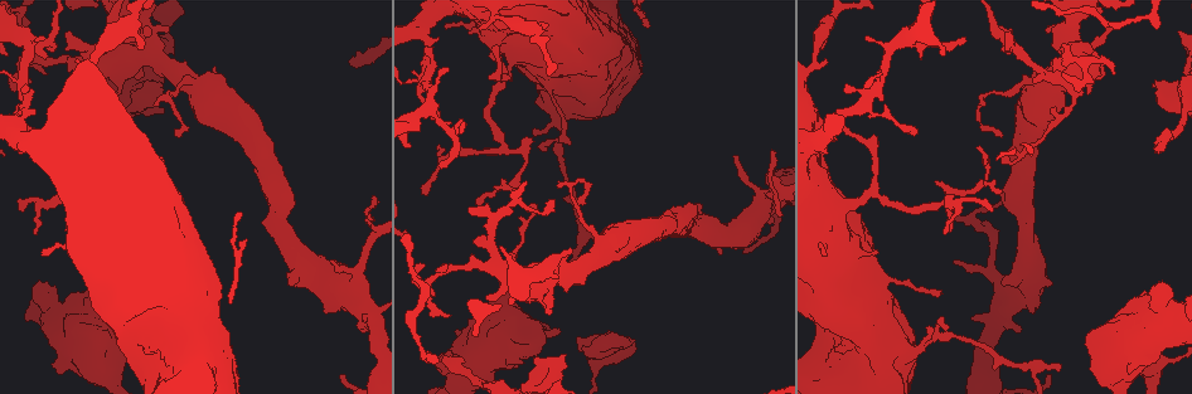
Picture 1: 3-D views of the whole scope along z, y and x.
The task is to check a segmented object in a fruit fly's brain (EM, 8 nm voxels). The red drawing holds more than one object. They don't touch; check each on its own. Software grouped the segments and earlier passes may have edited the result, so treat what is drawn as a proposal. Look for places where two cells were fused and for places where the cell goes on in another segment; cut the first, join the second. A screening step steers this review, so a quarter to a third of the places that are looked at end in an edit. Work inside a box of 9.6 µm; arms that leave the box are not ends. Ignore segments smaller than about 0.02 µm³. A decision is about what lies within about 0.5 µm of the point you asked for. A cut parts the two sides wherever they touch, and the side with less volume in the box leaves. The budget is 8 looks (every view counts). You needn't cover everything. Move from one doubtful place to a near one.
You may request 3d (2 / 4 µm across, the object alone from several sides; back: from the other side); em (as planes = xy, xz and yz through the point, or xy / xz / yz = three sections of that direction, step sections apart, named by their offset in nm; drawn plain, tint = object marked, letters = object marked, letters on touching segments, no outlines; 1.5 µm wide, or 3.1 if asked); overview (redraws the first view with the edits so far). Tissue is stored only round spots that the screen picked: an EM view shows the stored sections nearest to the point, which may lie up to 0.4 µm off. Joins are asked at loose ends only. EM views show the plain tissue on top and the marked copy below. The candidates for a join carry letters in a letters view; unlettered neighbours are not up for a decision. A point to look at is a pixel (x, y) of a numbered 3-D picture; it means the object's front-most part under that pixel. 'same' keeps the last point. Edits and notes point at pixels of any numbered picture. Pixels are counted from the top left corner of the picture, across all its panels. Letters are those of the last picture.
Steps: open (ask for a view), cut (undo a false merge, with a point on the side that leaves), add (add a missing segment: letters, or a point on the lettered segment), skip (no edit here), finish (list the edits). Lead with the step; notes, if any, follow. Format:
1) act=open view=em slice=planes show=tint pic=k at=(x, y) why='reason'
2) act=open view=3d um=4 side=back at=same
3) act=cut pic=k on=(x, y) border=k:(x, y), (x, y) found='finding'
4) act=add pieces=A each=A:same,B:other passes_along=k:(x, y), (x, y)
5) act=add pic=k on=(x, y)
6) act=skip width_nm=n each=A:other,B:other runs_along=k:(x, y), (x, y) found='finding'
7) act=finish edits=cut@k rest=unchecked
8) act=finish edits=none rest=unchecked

act=open view=em slice=planes show=letters pic=1 at=(533, 141) why='free end'

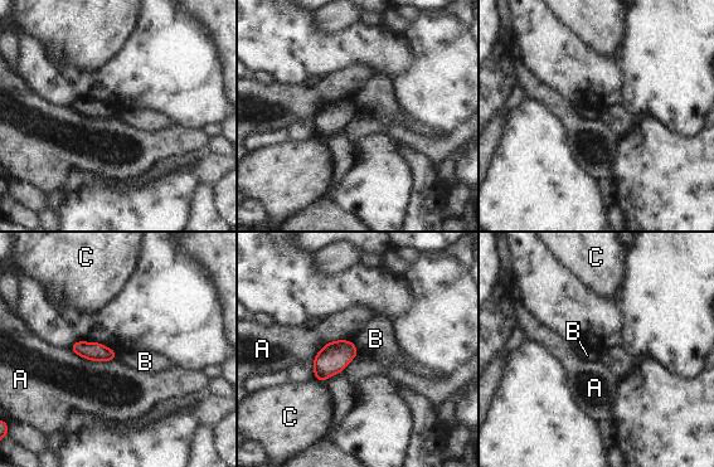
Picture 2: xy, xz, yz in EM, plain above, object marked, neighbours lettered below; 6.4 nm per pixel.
act=skip each=A:other,B:other,C:other border=2:(353, 341), (359, 353) found='none of them fits'

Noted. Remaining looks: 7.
act=open view=3d um=4 pic=1 at=(568, 143) why='free end'

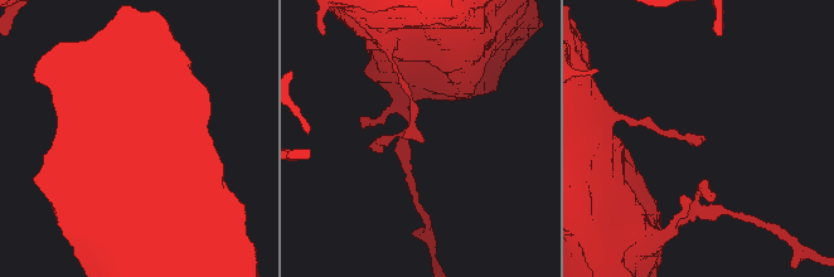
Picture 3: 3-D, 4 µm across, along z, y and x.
act=open view=em slice=planes show=letters pic=3 at=(423, 142)

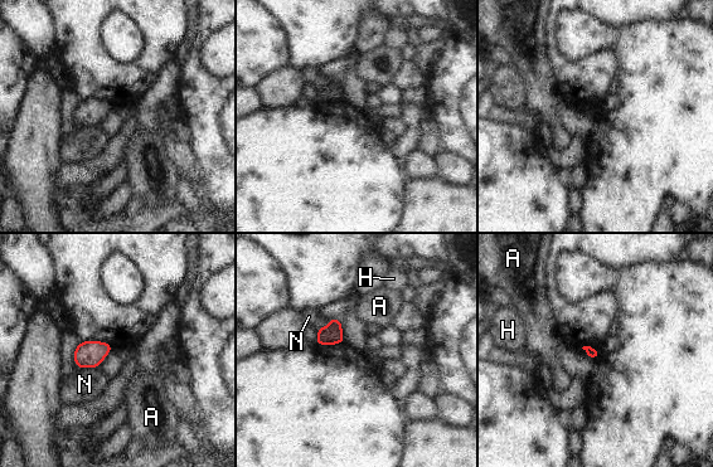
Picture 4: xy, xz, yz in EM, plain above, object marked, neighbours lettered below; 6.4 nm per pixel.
act=skip each=A:other,H:other,N:other found='none of them fits'

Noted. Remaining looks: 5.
act=open view=3d um=2 pic=1 at=(26, 85) why='free end'

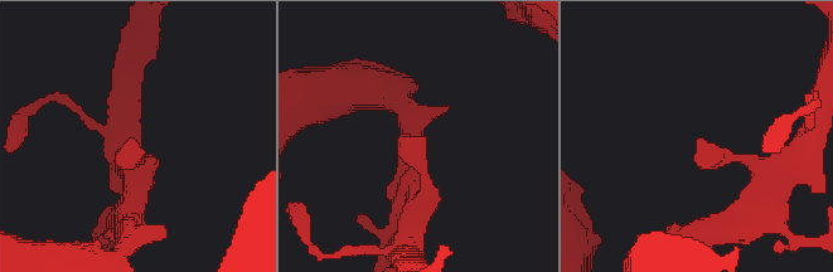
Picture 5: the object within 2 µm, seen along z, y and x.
act=open view=em slice=planes show=letters pic=5 at=(135, 140) why='shape alone is not enough'

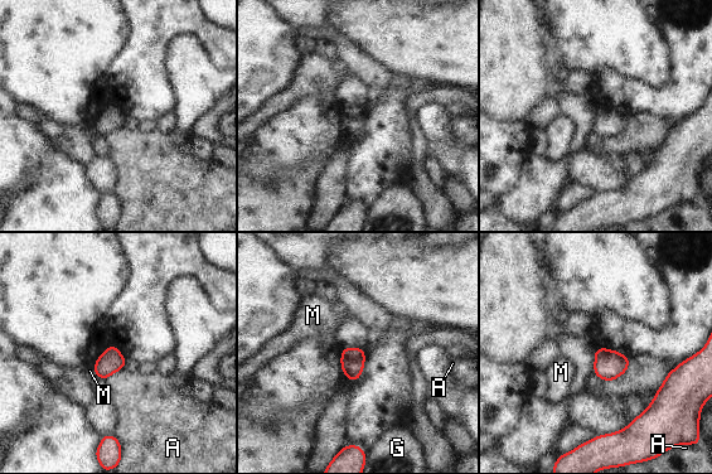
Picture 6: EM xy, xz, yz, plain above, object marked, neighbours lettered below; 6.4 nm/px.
act=skip longest_contact=A:150nm each=A:other,G:other,M:other border=6:(122, 367), (103, 380) found='none of them fits'

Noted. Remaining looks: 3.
act=finish edits=none rest=unchecked

